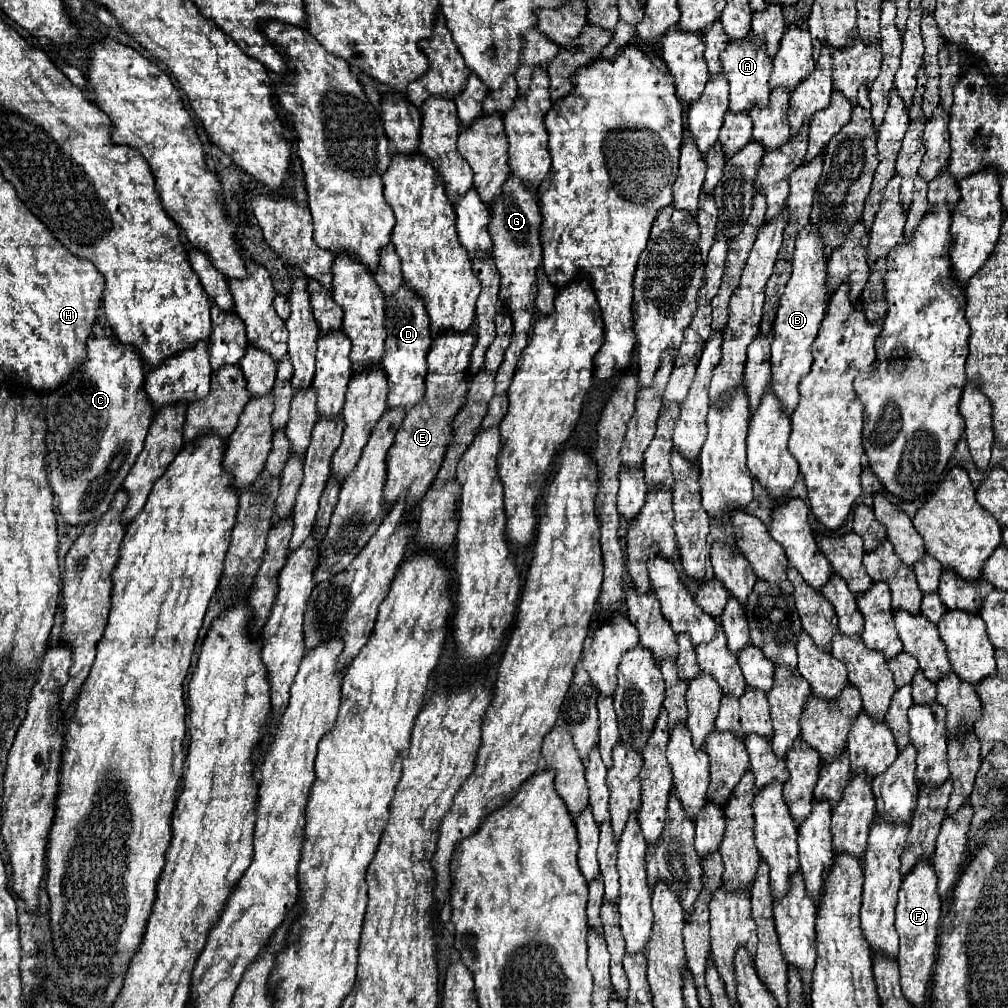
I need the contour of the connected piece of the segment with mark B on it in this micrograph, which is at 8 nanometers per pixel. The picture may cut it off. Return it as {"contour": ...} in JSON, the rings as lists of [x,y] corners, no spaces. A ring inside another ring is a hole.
{"contour":[[[803,228],[793,254],[793,274],[785,286],[785,292],[779,300],[777,318],[773,324],[775,338],[771,342],[771,390],[781,400],[783,412],[793,414],[793,410],[799,404],[799,382],[805,374],[811,370],[811,344],[817,338],[821,320],[825,316],[827,308],[827,288],[825,288],[825,276],[827,276],[827,258],[823,254],[821,238],[817,236],[817,228]]]}

